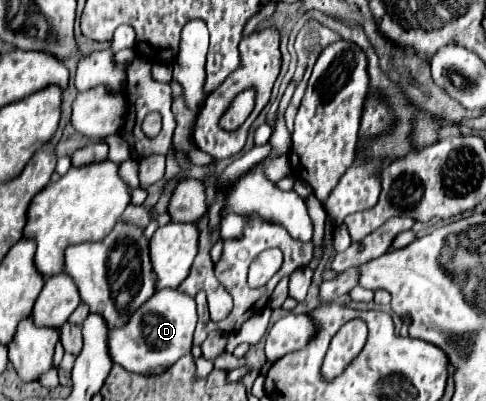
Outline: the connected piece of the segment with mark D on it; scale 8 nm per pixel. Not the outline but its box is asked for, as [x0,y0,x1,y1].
[110,288,198,374]

